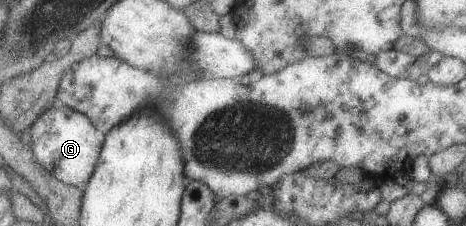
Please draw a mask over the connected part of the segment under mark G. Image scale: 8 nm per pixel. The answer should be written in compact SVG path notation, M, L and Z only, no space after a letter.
M68 105L46 109L32 125L31 147L38 162L63 183L87 185L104 148L103 137L88 115Z

